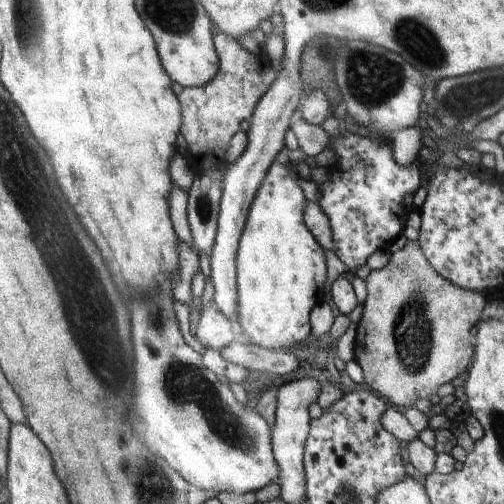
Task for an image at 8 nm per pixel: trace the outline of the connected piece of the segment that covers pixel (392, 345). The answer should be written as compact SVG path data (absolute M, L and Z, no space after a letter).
M418 241L407 242L401 250L391 253L386 266L372 269L365 281L367 296L357 324L353 358L363 371L365 383L396 407L412 407L420 398L432 400L438 386L450 384L472 364L475 352L470 332L482 316L486 298L480 292L458 288L448 282L420 250Z

